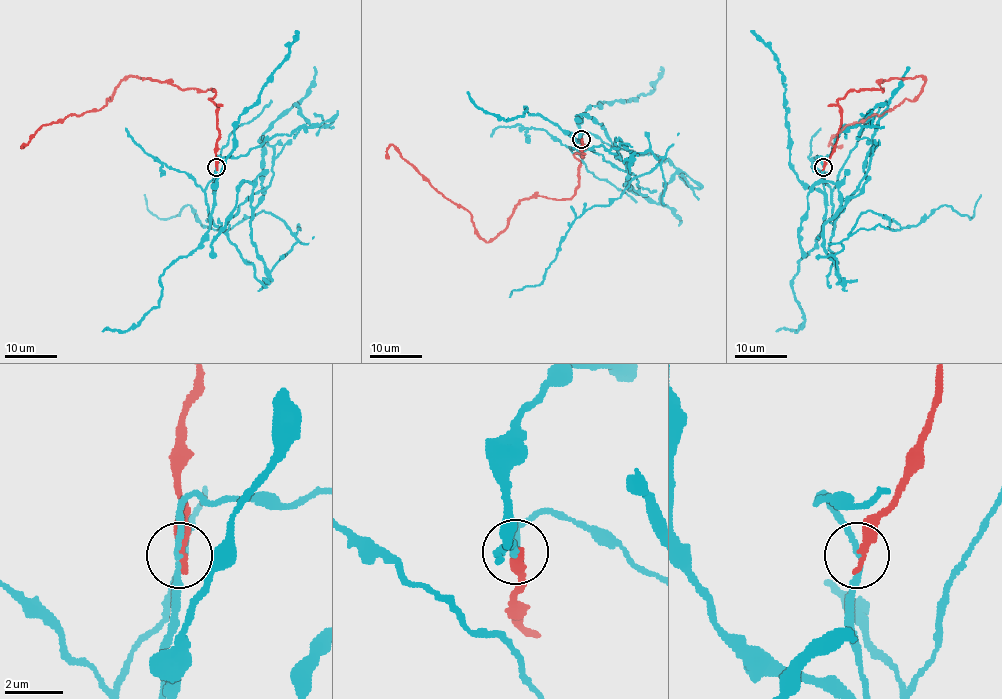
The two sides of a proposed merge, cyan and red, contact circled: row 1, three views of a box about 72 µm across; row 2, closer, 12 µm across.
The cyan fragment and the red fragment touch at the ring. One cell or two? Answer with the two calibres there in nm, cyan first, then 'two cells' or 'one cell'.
160 nm thick on the cyan side, 360 nm on the other; two cells

